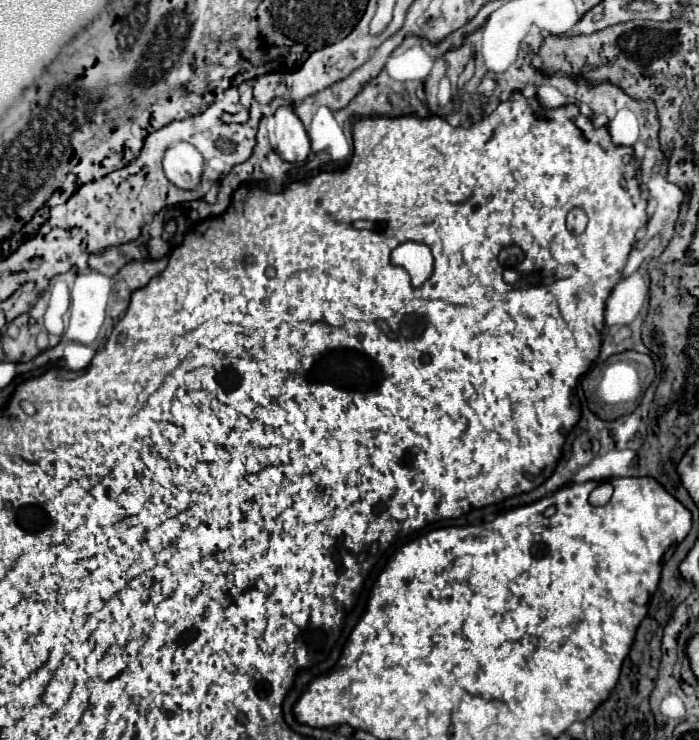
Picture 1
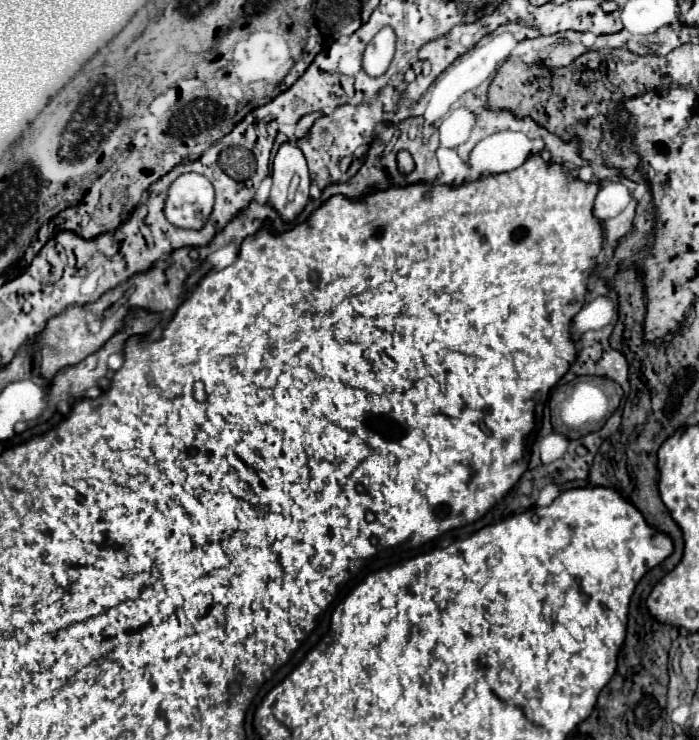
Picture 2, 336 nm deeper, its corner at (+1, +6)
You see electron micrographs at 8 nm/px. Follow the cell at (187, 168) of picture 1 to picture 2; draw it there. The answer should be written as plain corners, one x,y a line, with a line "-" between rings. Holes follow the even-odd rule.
186,172
170,184
164,214
178,228
202,228
212,206
214,186
210,180
198,172

